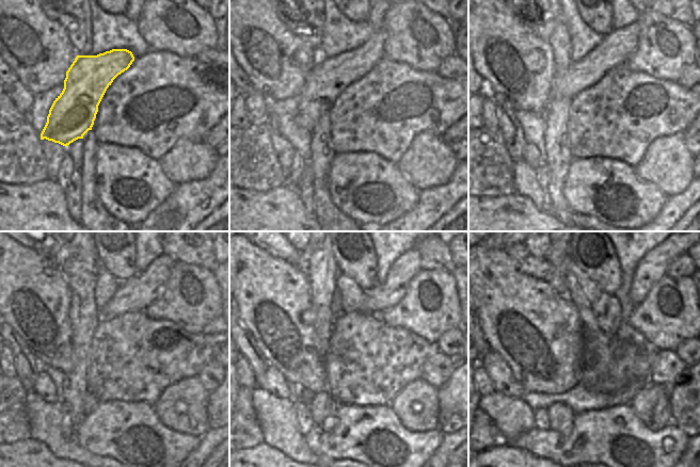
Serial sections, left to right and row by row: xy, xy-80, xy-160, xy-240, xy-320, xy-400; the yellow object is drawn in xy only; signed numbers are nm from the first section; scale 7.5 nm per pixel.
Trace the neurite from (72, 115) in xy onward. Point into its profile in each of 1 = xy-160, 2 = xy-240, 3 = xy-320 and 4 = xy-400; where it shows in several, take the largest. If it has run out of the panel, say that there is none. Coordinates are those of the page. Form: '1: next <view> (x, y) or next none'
1: next xy-160 (616, 47)
2: next xy-240 (134, 294)
3: next xy-320 (382, 296)
4: next xy-400 (653, 266)

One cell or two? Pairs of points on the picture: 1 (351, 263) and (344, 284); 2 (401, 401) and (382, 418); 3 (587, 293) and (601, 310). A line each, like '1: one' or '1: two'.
1: two
2: two
3: one

